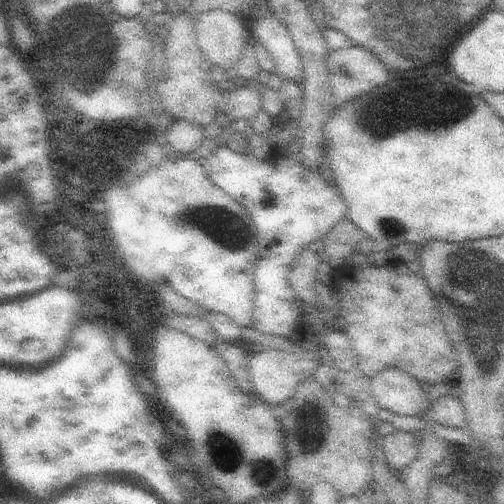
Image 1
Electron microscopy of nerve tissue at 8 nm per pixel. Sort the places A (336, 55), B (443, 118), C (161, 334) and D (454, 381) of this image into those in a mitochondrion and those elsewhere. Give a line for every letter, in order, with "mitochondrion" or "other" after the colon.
A: other
B: other
C: mitochondrion
D: other

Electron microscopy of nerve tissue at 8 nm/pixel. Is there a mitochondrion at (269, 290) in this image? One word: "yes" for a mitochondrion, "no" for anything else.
no

